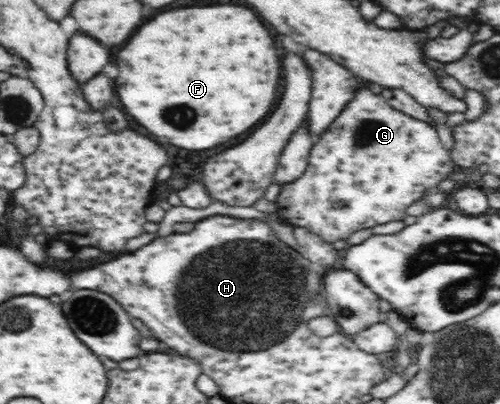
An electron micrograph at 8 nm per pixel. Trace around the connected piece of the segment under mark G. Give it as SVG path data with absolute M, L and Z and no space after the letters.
M362 84L353 101L314 143L303 175L281 186L275 212L291 227L305 228L329 243L346 240L356 231L405 219L407 207L417 199L425 199L429 207L441 207L447 193L441 193L437 185L457 169L450 151L442 147L433 126L390 107L381 95L375 95L366 84Z

